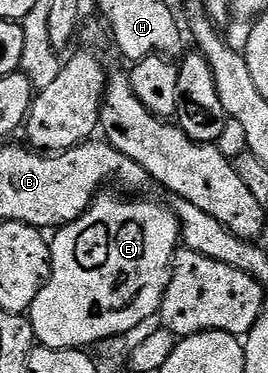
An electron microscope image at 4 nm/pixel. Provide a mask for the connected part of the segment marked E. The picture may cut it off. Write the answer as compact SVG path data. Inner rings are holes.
M100 194L95 197L95 201L90 204L86 212L82 212L72 224L63 225L62 228L54 233L54 236L50 241L51 276L47 279L47 285L43 287L41 294L37 294L37 298L31 303L29 309L31 329L35 332L36 341L42 347L83 350L88 346L94 346L98 340L104 340L113 334L125 334L125 330L133 330L133 326L138 326L140 322L145 322L145 318L158 316L163 295L171 281L171 263L175 261L175 254L181 247L179 219L175 217L174 211L168 205L166 208L165 205L158 204L155 200L118 200L115 196Z

